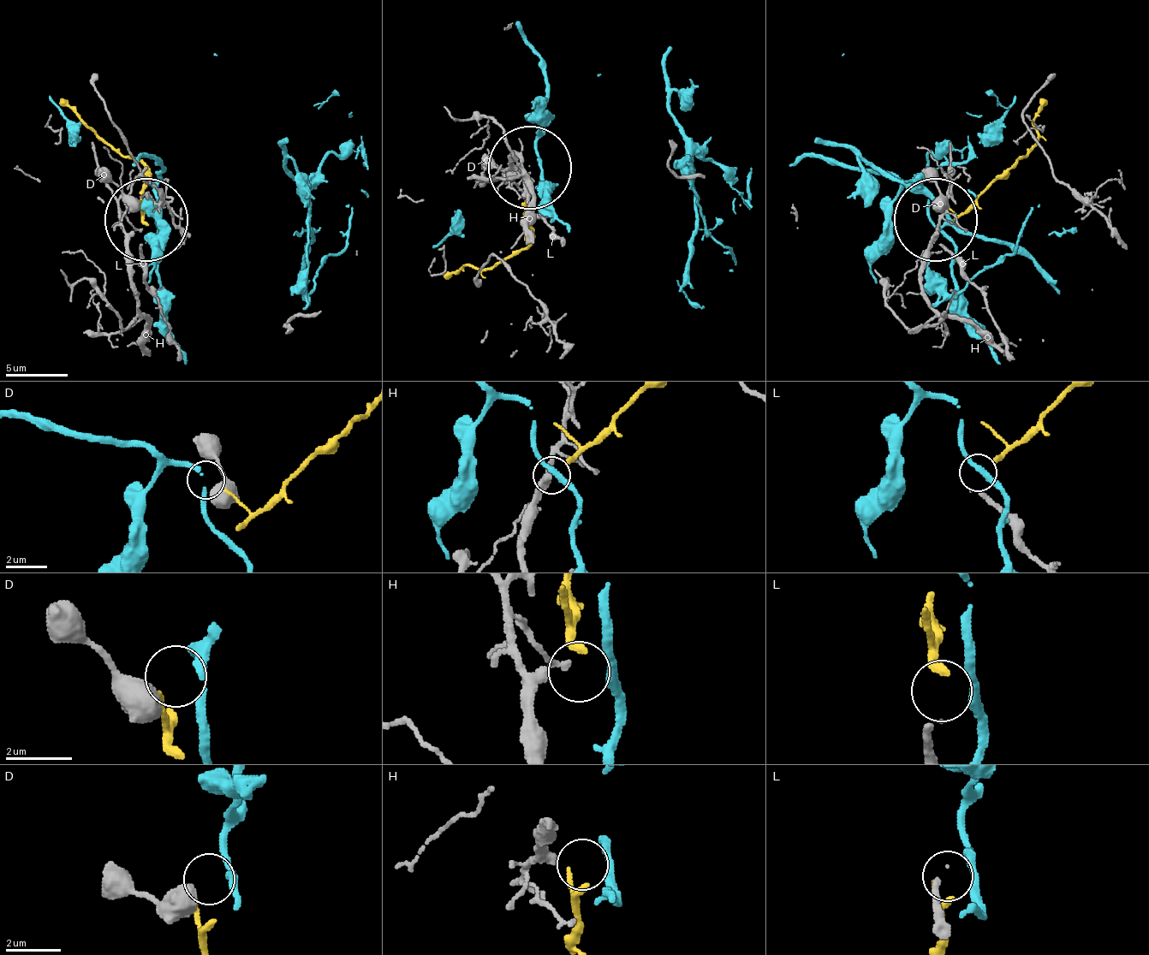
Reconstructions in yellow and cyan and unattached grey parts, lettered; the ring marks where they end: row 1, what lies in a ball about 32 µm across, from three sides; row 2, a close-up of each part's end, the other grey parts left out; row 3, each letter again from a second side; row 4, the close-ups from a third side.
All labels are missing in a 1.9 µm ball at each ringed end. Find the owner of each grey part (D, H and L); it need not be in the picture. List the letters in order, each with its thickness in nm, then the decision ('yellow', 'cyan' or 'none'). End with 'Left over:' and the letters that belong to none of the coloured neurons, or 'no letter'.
D: 800 nm | none
H: 320 nm | none
L: 140 nm | yellow
Left over: D, H

